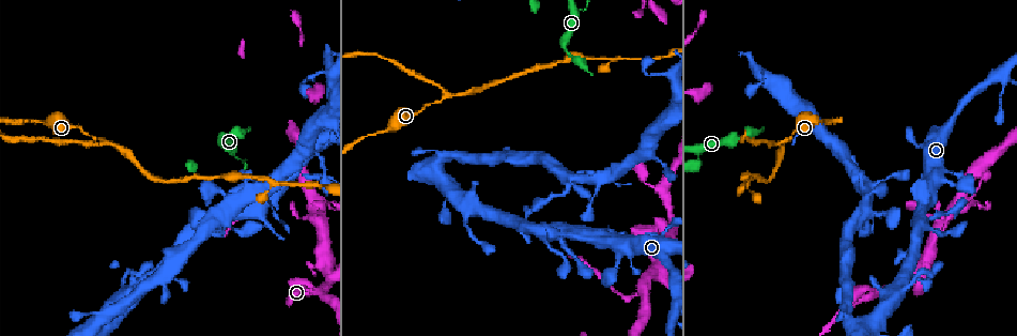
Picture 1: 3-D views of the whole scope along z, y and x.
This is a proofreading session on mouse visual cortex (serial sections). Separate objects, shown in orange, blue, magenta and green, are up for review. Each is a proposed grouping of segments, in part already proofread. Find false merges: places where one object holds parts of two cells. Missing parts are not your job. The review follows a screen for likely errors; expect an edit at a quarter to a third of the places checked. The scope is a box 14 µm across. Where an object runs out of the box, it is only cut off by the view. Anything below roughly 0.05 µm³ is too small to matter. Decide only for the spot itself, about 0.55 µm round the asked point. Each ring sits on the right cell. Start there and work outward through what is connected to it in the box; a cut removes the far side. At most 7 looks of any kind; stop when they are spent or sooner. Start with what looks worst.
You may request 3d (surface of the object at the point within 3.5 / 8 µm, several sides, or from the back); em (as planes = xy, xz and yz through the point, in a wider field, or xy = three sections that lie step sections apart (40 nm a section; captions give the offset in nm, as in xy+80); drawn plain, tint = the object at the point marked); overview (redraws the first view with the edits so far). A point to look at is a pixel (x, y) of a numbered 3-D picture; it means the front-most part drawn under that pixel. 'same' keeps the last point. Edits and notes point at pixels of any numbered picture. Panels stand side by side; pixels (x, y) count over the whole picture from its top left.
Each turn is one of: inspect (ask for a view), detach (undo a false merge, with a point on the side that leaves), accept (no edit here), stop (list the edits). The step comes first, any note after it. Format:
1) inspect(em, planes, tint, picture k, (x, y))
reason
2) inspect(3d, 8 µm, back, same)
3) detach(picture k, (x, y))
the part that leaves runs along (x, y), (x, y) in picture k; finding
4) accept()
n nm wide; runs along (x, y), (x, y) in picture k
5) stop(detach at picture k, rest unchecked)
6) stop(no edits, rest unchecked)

inspect(3d, 3.5 µm, picture 1, (447, 94))
three-way junction

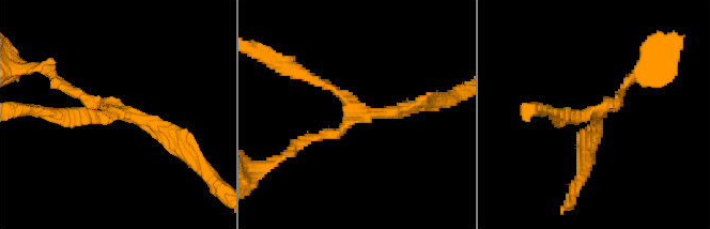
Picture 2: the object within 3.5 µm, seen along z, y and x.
inspect(em, xy, step 3, tint, picture 2, (600, 110))
3 arms; arms of 150, 150, 200 nm

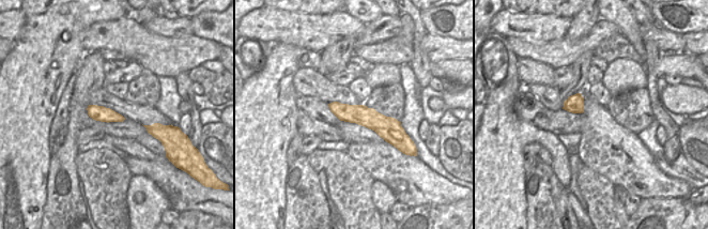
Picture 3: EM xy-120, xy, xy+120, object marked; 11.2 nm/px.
accept()
220 nm wide; runs along (332, 106), (397, 128) in picture 3; one cell here

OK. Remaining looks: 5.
inspect(3d, 3.5 µm, picture 1, (586, 8))
thick turns thin

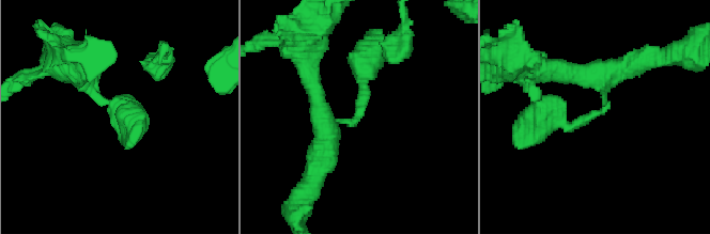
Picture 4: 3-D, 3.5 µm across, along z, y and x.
inspect(em, planes, tint, picture 4, (604, 109))
need the tissue

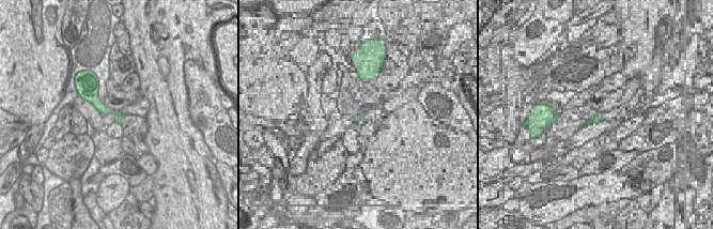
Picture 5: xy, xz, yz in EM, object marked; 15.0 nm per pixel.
accept()
130 nm wide; runs along (324, 147), (327, 123), (356, 120), (370, 79) in picture 4; continuous, no second cell

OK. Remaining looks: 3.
inspect(3d, 3.5 µm, picture 1, (748, 183))
sharp bend

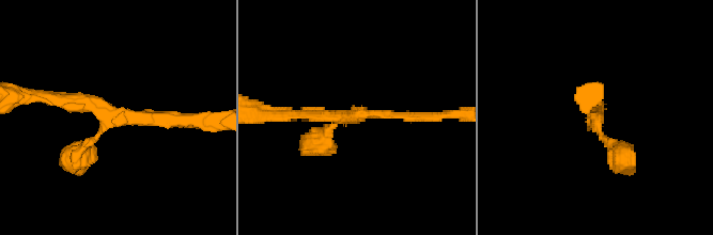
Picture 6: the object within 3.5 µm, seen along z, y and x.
inspect(em, xy, step 5, tint, picture 6, (349, 116))
3 arms; arms of 100, 150, 250 nm

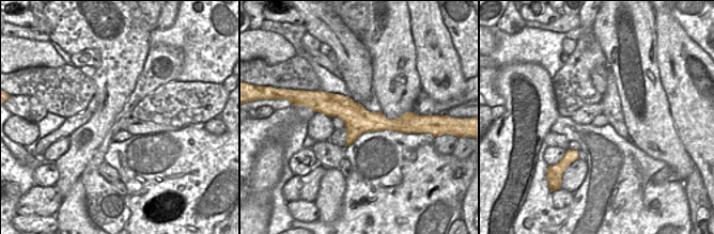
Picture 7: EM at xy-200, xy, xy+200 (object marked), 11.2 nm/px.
accept()
runs along (315, 106), (405, 126) in picture 7; continuous, no second cell

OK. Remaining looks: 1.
stop(no edits, rest unchecked)

